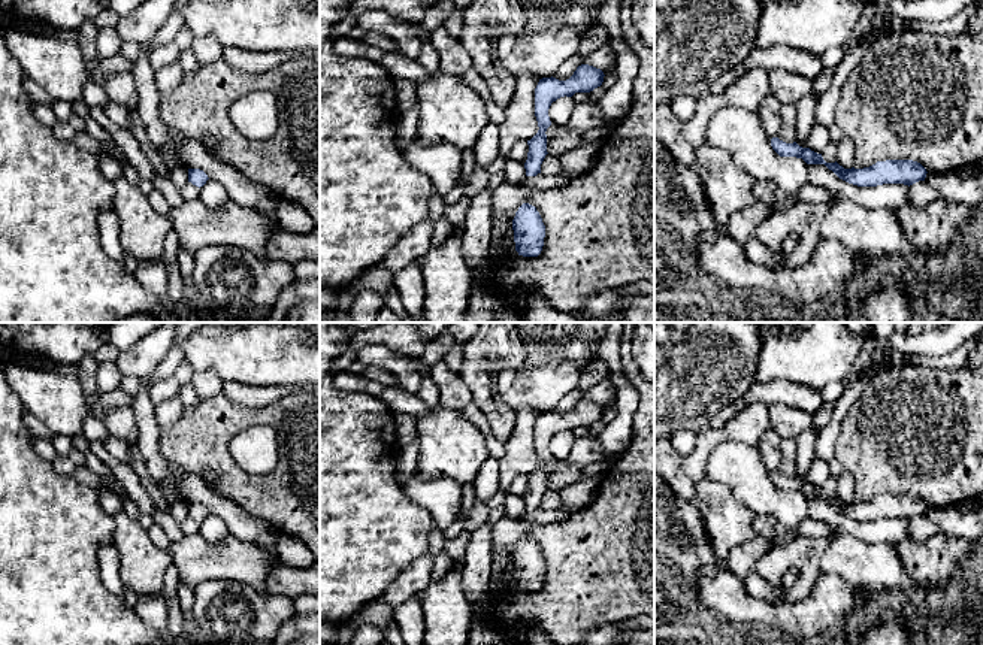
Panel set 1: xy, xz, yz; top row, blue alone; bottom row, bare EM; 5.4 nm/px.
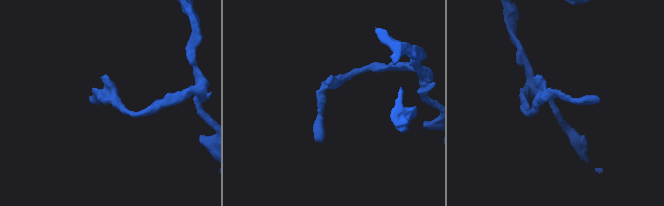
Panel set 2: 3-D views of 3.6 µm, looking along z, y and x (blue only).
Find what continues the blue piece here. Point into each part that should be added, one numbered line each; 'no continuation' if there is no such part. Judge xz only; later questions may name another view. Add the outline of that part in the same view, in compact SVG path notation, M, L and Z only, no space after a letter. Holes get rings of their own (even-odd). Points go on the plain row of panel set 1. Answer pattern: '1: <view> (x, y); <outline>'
no continuation

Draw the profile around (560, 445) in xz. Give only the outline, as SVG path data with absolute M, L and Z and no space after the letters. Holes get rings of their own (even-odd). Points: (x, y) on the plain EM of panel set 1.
M566 430L553 436L548 443L548 451L551 458L565 460L572 449L574 439L575 437L572 431L566 431Z

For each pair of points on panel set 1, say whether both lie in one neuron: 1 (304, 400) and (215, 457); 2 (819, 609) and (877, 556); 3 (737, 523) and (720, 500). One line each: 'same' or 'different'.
1: same
2: different
3: same

